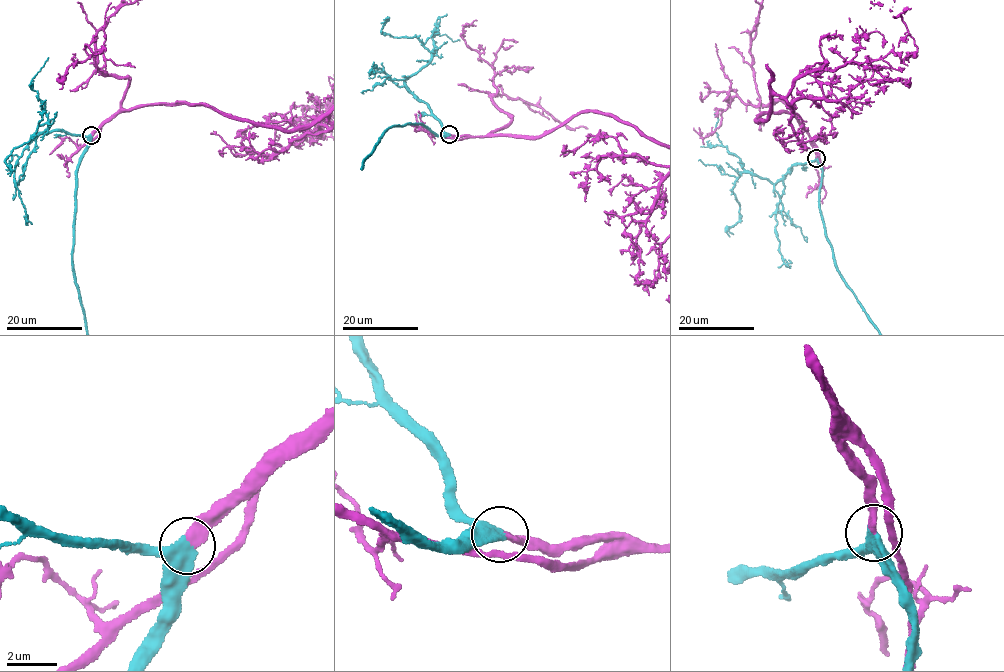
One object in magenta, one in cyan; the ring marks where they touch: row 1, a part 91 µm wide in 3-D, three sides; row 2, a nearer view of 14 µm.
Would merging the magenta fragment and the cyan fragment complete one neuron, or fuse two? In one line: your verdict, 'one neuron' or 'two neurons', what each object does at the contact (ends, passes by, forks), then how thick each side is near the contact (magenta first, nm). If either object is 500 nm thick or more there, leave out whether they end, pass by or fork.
one neuron; magenta ends; cyan passes by; calibres 400 and 380 nm

